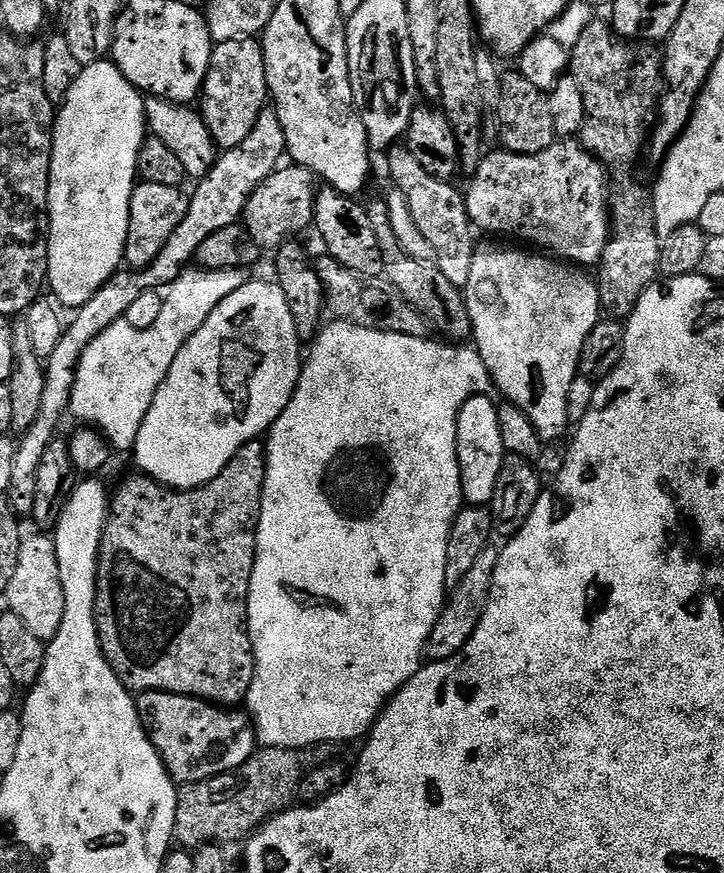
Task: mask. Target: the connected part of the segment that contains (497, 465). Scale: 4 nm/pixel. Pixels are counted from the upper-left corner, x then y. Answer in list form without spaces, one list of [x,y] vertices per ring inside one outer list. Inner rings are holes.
[[[481,394],[472,396],[462,406],[458,414],[458,462],[460,463],[460,477],[464,502],[468,506],[488,506],[494,498],[494,486],[498,486],[498,474],[504,465],[505,451],[502,446],[502,430],[498,430],[498,404],[491,400],[491,395]]]

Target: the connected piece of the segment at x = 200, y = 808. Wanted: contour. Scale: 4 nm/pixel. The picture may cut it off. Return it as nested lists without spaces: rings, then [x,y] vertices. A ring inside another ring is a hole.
[[[261,747],[238,770],[203,780],[197,784],[185,784],[177,791],[178,810],[174,822],[174,840],[181,849],[195,850],[203,844],[239,845],[247,841],[268,820],[272,820],[279,812],[293,807],[296,791],[301,791],[305,776],[316,767],[317,749],[311,748],[265,748]]]

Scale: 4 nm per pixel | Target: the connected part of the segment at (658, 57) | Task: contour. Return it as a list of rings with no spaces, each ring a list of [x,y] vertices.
[[[593,19],[592,24],[578,38],[570,50],[570,75],[582,89],[582,99],[586,106],[584,125],[578,140],[583,148],[592,153],[605,169],[628,176],[636,164],[640,152],[645,151],[650,129],[658,115],[660,93],[664,91],[664,61],[659,47],[649,46],[644,42],[625,42],[616,35],[611,23]]]

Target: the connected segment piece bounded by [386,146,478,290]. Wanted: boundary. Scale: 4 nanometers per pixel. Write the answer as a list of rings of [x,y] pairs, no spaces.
[[[393,146],[387,149],[388,172],[392,175],[392,184],[402,194],[406,194],[406,206],[410,206],[410,214],[418,225],[418,230],[434,246],[435,266],[446,274],[446,282],[454,282],[454,286],[463,290],[466,282],[470,282],[470,262],[474,262],[477,237],[472,237],[474,225],[468,216],[468,208],[464,205],[465,193],[455,187],[455,183],[434,178],[434,174],[426,174],[426,169],[418,163],[418,158],[410,154],[406,146]]]

